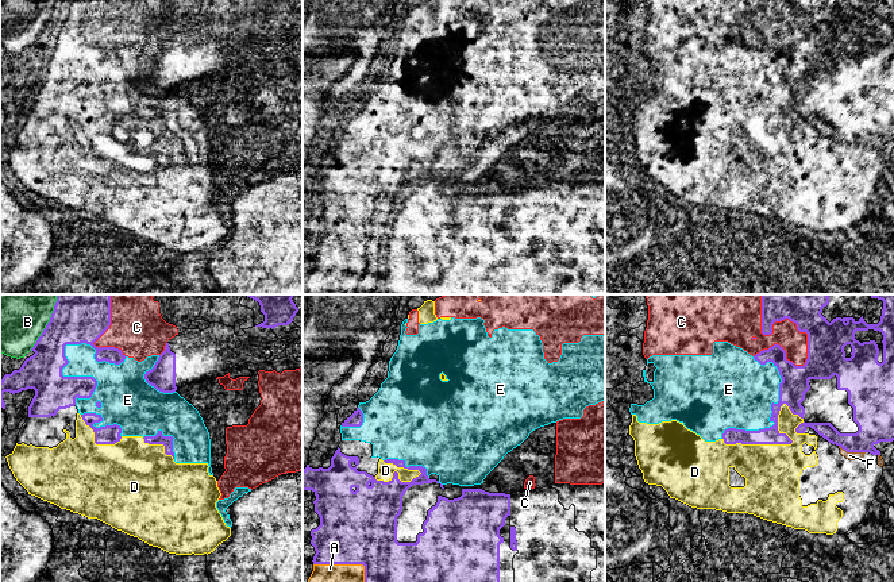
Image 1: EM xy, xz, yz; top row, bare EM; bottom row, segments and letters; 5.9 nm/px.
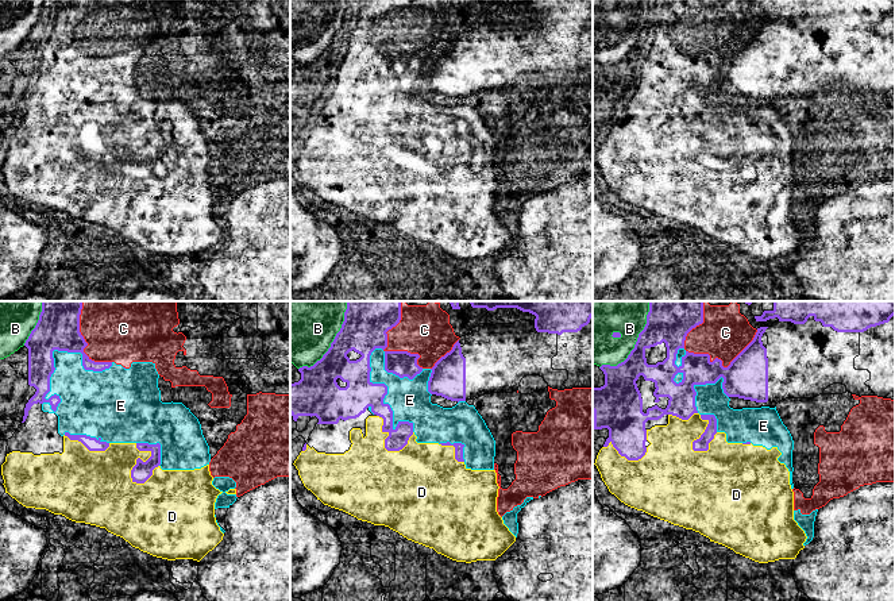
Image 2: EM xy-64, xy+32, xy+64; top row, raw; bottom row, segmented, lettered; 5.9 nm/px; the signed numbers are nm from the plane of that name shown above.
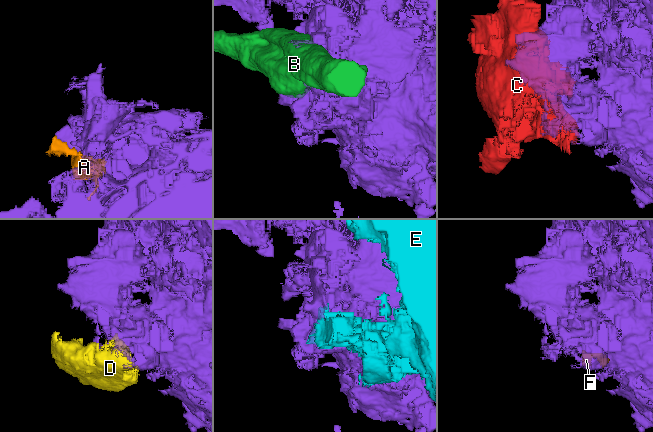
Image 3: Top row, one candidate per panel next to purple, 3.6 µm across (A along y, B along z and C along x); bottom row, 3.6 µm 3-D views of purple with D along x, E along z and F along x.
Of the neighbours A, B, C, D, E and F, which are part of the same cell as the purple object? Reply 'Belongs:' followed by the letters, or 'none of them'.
Belongs: none of them

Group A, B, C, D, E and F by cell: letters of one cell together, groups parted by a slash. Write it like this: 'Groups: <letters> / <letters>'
Groups: A C D E F / B

